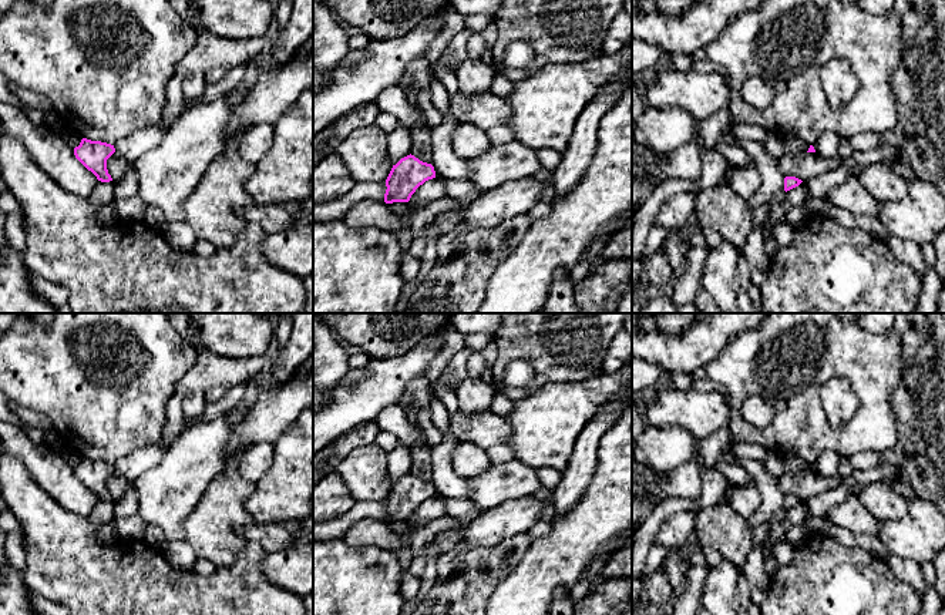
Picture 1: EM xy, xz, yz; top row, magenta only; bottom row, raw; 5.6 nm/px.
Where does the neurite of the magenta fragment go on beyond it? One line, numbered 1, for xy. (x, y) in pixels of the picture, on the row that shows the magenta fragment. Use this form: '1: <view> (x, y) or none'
1: none

